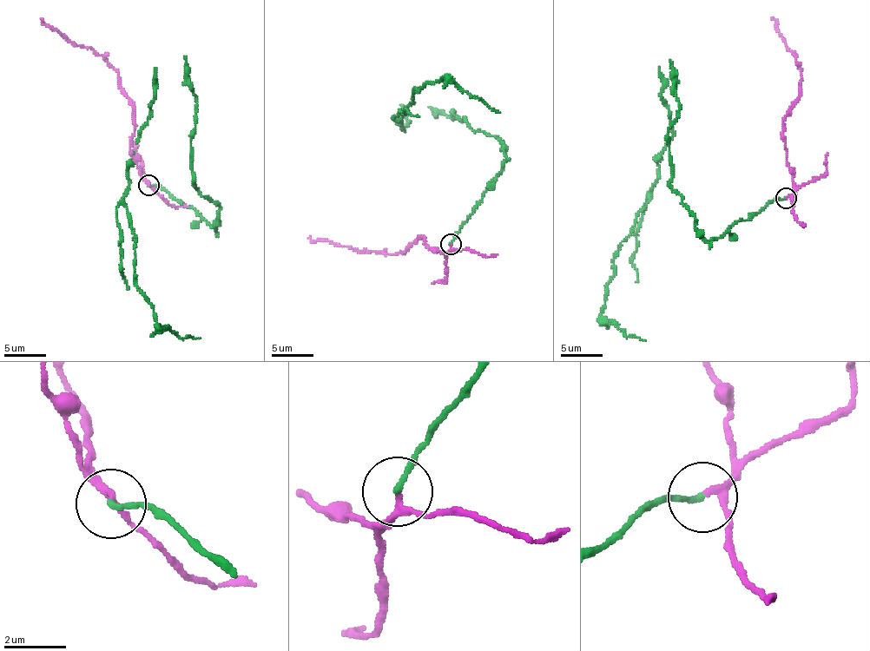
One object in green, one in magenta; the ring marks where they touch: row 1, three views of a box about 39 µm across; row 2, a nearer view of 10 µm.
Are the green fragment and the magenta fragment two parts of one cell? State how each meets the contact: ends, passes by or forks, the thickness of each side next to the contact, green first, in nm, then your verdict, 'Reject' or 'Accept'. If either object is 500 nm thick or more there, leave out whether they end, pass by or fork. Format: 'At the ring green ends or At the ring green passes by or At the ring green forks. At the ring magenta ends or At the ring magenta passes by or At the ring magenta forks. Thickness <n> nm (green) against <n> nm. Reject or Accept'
At the ring green ends. At the ring magenta passes by. Thickness 180 nm (green) against 170 nm. Reject

